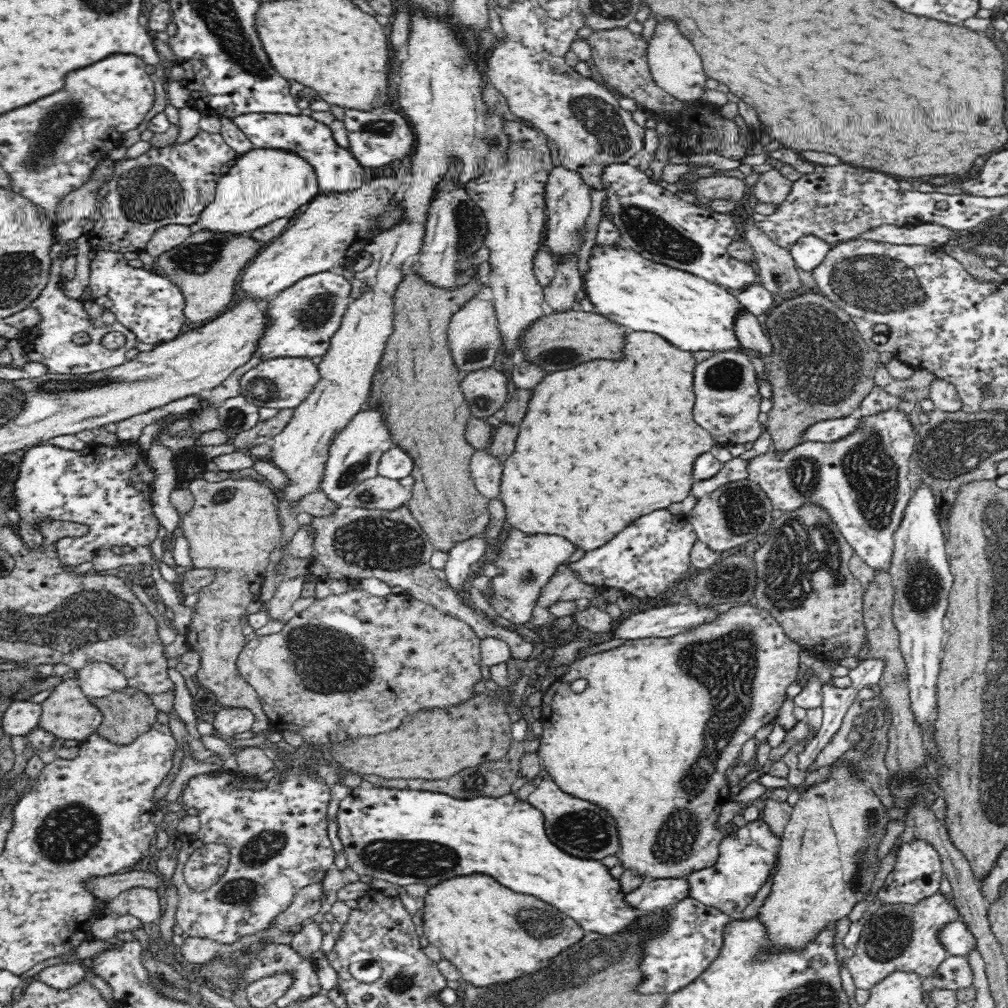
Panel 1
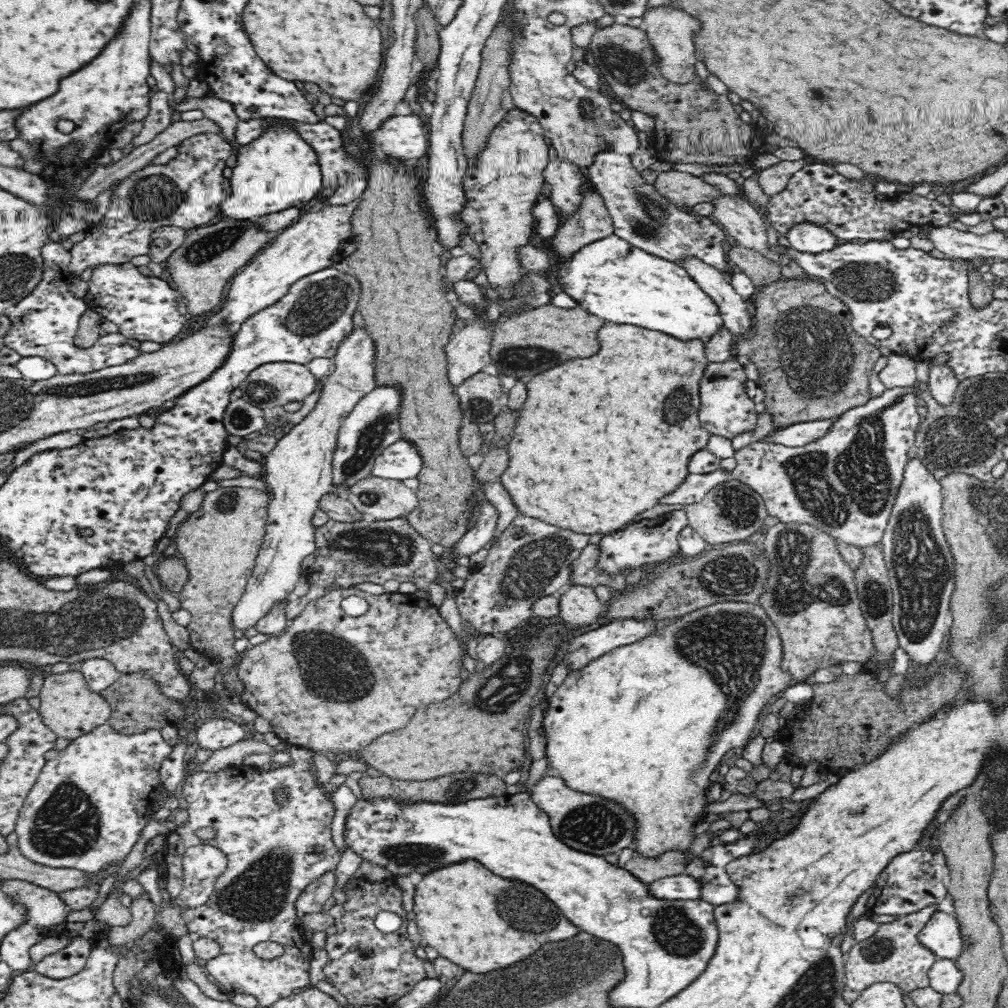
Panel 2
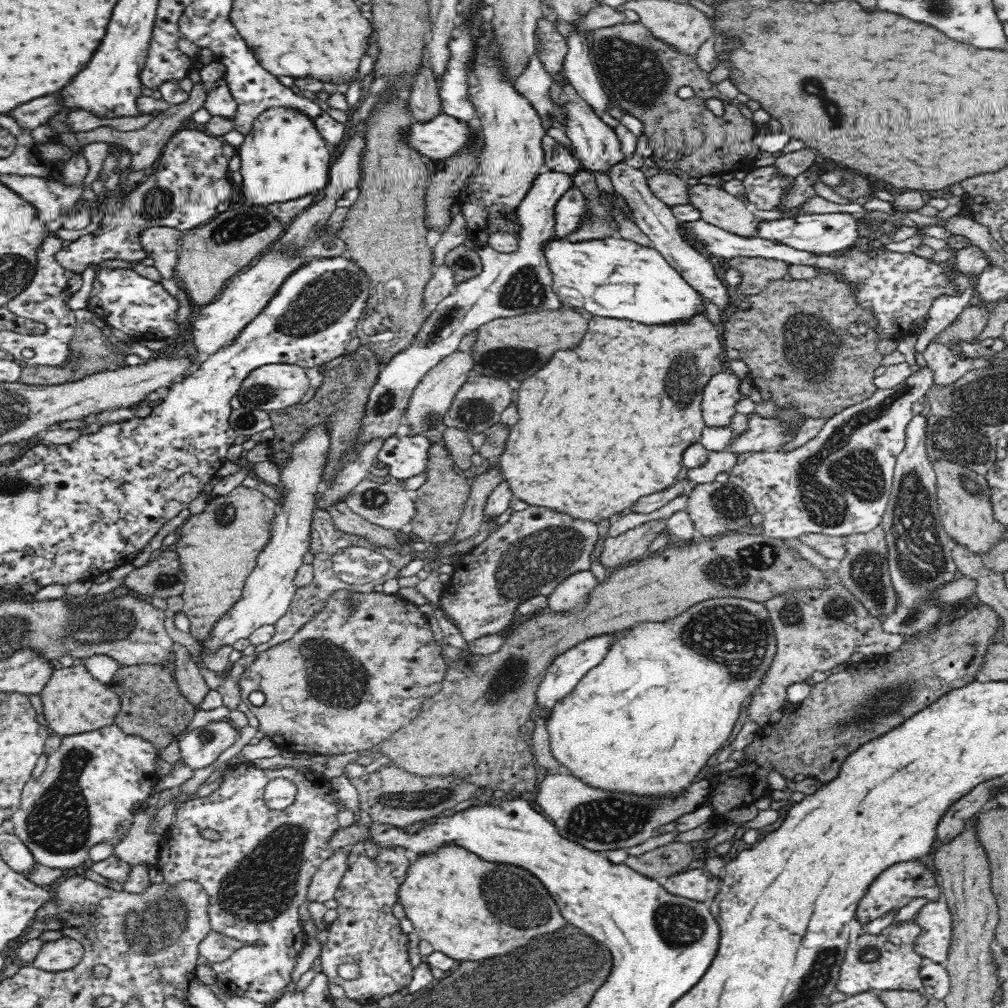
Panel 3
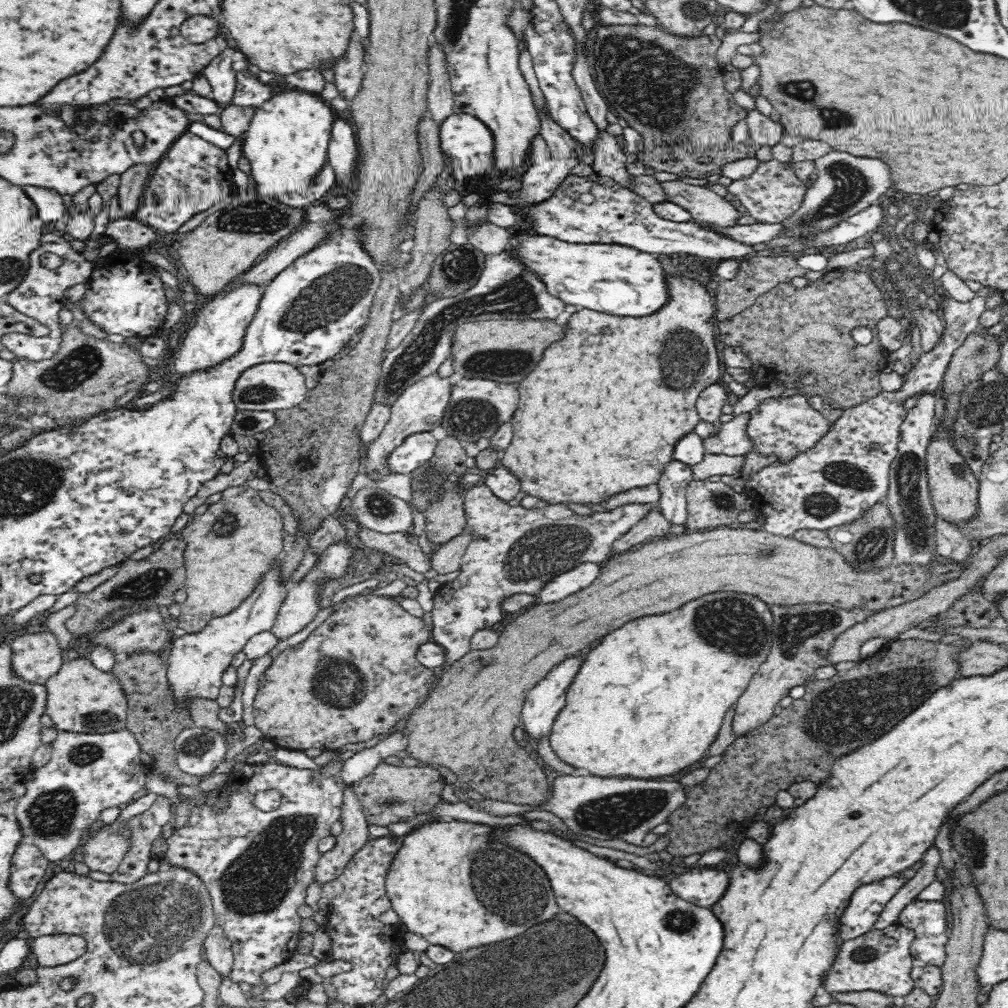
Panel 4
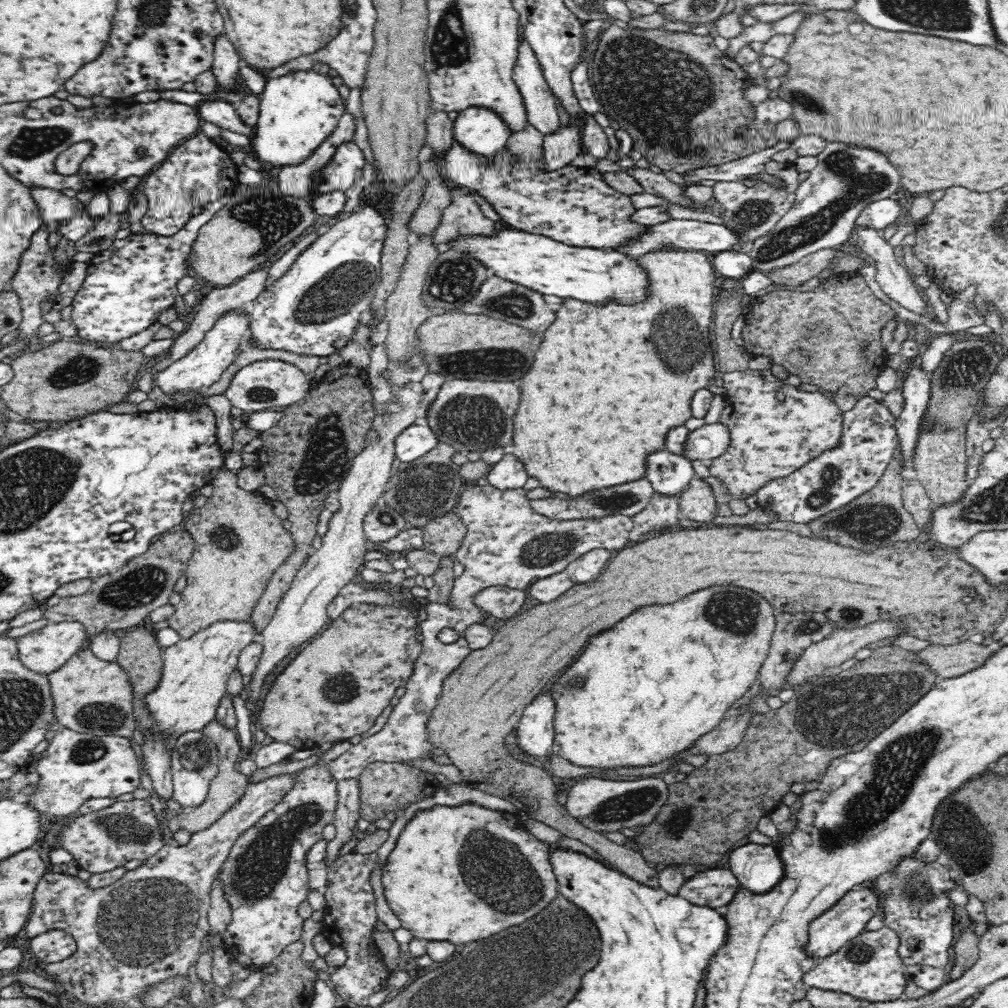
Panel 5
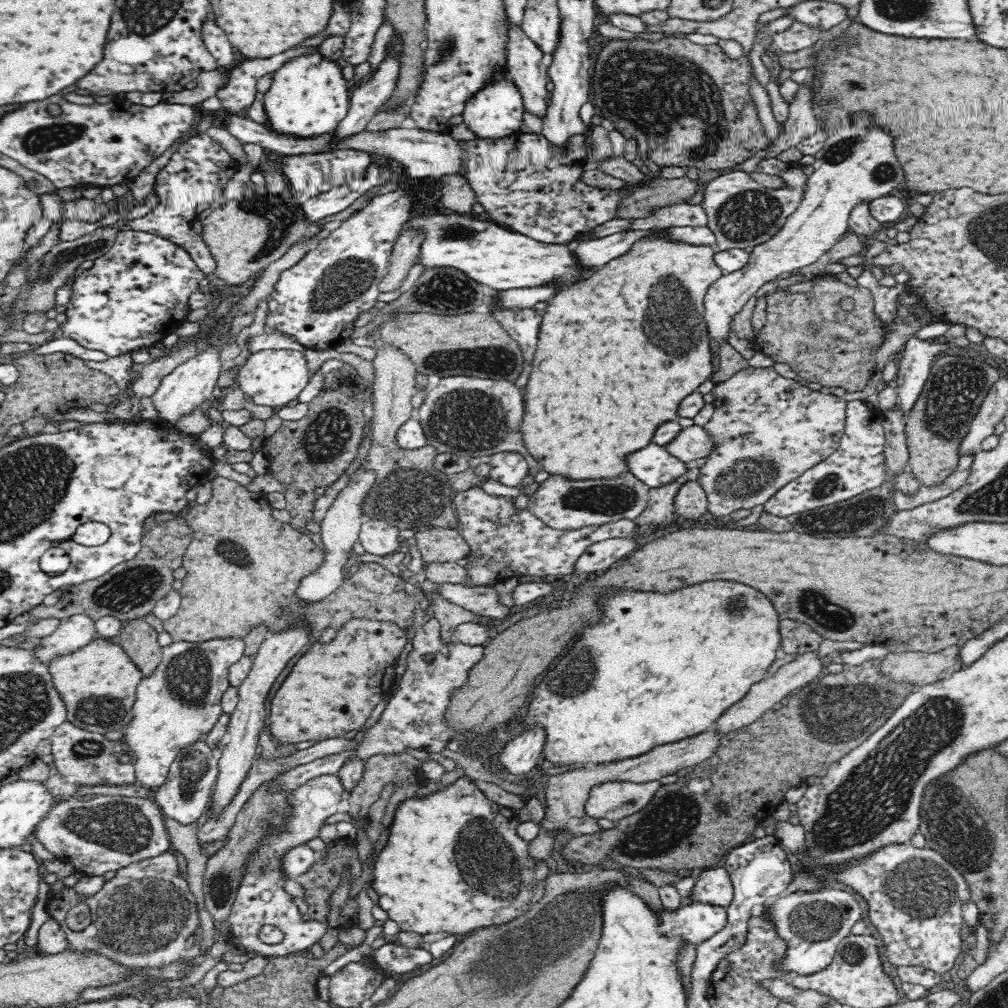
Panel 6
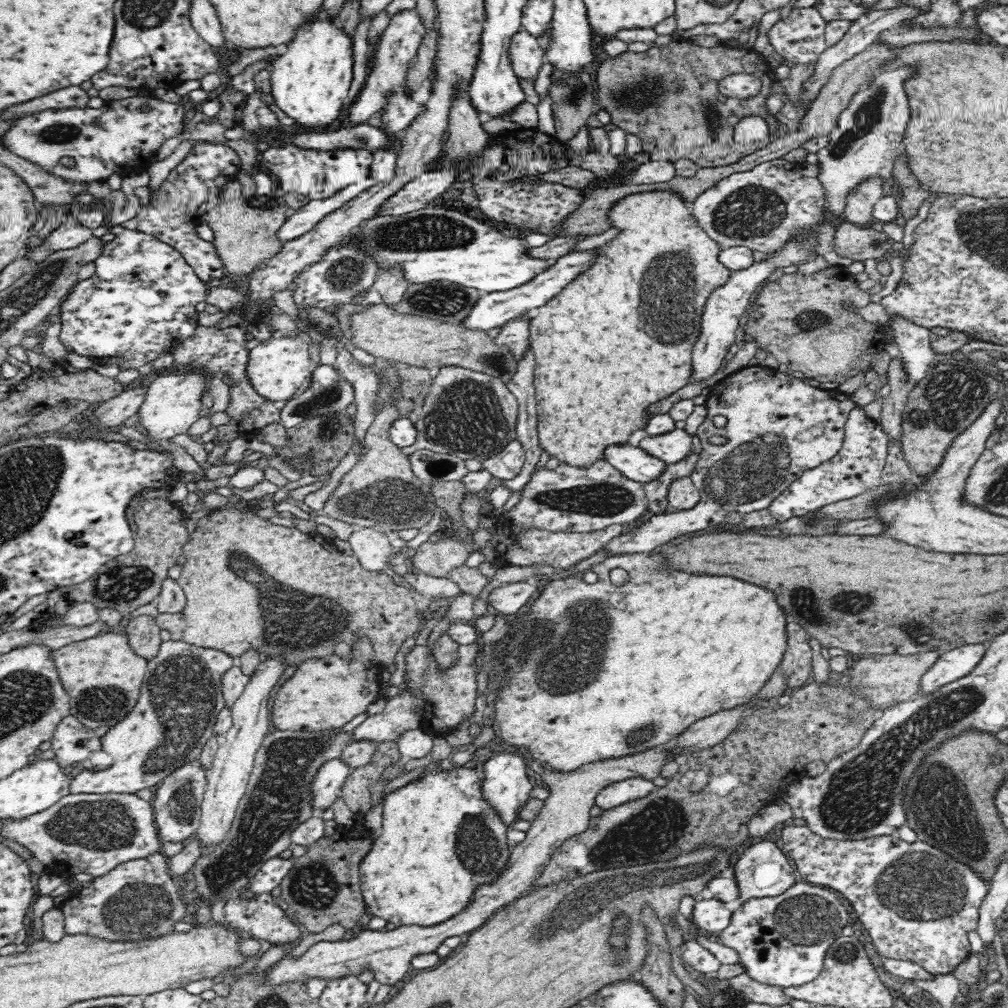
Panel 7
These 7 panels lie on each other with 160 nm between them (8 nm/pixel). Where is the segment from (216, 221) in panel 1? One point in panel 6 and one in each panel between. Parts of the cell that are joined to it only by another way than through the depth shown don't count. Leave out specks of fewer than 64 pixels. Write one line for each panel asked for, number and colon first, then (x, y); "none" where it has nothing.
2: (279, 171)
3: (284, 157)
4: (287, 140)
5: (298, 111)
6: (309, 95)

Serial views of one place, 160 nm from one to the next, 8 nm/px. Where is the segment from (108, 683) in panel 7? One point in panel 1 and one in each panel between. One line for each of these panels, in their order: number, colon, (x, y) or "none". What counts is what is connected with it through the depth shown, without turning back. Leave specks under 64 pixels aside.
1: (68, 714)
2: (67, 707)
3: (74, 701)
4: (80, 698)
5: (91, 695)
6: (98, 682)

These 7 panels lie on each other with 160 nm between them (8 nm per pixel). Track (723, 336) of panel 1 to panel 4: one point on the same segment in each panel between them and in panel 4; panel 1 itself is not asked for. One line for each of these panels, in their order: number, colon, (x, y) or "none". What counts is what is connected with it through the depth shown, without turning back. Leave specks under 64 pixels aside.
2: (609, 277)
3: (614, 277)
4: (618, 279)

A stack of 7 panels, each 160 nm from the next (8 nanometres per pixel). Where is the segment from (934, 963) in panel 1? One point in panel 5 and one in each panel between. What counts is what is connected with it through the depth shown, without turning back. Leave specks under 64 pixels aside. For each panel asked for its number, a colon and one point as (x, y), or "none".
2: (895, 953)
3: (886, 961)
4: (880, 960)
5: (869, 967)

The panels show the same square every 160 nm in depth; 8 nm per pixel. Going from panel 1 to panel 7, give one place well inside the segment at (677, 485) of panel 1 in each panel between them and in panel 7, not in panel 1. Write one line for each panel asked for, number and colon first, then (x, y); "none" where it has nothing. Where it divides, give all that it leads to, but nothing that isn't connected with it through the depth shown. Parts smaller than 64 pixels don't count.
2: (601, 440)
3: (600, 428)
4: (594, 420)
5: (641, 366)
6: (593, 333)
7: (617, 338)

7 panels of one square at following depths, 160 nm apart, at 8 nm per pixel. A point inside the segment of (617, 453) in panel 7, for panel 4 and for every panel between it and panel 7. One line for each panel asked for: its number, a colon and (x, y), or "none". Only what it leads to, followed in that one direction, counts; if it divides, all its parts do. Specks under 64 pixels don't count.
4: (673, 484)
5: (669, 474)
6: (654, 466)

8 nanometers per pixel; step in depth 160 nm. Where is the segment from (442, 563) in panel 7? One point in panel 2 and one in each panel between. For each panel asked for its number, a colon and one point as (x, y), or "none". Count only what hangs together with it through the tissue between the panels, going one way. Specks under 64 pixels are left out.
2: (396, 262)
3: (439, 503)
4: (445, 519)
5: (443, 535)
6: (436, 544)

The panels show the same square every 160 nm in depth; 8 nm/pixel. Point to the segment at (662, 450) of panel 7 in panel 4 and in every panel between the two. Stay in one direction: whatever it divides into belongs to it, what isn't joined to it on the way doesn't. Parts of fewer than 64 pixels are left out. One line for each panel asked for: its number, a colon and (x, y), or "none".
4: (730, 439)
5: (710, 441)
6: (693, 442)

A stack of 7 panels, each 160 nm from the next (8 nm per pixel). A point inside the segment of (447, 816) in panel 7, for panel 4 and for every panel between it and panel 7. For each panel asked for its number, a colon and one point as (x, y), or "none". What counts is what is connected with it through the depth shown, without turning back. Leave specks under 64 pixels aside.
4: (504, 892)
5: (459, 873)
6: (452, 863)

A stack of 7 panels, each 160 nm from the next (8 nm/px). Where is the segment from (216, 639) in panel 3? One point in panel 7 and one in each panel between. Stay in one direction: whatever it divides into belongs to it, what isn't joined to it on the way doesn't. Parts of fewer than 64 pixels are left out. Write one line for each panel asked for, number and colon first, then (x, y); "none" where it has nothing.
4: (197, 661)
5: (195, 671)
6: (180, 701)
7: (181, 696)

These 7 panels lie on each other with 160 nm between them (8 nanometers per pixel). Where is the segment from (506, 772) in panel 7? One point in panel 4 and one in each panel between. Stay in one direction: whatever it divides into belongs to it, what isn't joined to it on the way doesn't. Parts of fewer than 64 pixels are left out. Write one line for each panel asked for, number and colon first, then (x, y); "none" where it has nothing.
4: (546, 700)
5: (535, 734)
6: (519, 756)

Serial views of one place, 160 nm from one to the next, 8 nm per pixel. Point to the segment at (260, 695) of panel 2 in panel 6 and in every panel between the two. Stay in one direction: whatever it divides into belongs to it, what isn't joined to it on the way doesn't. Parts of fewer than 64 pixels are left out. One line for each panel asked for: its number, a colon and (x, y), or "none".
3: (349, 678)
4: (356, 675)
5: (335, 688)
6: (333, 688)

